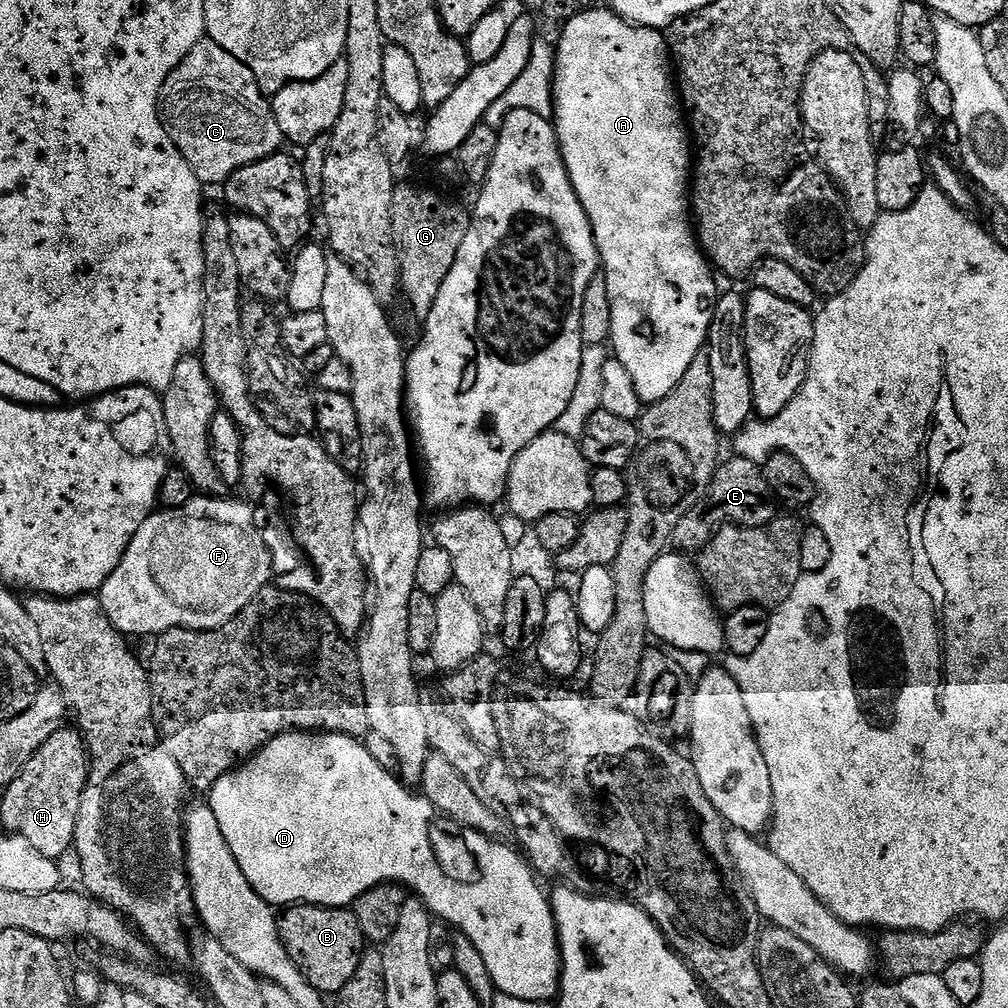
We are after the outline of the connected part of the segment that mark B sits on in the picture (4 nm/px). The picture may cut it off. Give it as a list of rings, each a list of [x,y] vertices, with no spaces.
[[[318,904],[288,906],[279,913],[276,929],[300,973],[322,994],[340,992],[354,978],[360,957],[366,951],[358,918],[348,908],[322,908]]]

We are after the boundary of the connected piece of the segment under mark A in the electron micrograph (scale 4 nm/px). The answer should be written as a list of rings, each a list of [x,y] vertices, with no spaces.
[[[607,7],[604,8],[592,8],[589,12],[577,11],[576,15],[569,18],[559,29],[559,32],[561,31],[560,41],[557,39],[554,44],[556,81],[552,83],[554,127],[568,177],[586,210],[592,233],[596,239],[604,285],[606,290],[610,290],[611,351],[614,353],[614,359],[622,362],[622,366],[626,366],[630,378],[634,378],[634,390],[638,390],[638,398],[645,405],[649,405],[666,398],[666,394],[670,394],[670,390],[674,390],[674,386],[678,386],[678,382],[682,378],[682,374],[686,374],[690,362],[694,362],[696,355],[705,347],[708,327],[712,321],[712,309],[718,299],[715,280],[717,277],[714,275],[709,261],[702,255],[702,249],[694,235],[693,225],[690,223],[690,200],[686,193],[690,188],[690,169],[694,164],[694,152],[690,147],[690,132],[686,127],[686,116],[682,111],[681,97],[678,92],[676,96],[676,88],[672,85],[671,78],[668,77],[670,53],[665,33],[654,28],[640,28],[637,24],[629,24],[615,12]]]

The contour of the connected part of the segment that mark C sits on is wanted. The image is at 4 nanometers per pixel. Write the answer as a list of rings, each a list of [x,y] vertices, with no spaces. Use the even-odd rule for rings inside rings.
[[[202,39],[190,54],[166,78],[160,91],[160,121],[168,132],[174,146],[186,158],[190,170],[200,179],[201,185],[223,185],[225,180],[234,174],[234,170],[242,170],[242,166],[250,166],[267,156],[281,151],[285,143],[282,130],[272,113],[272,101],[260,89],[254,74],[234,54],[222,50],[210,39]]]

